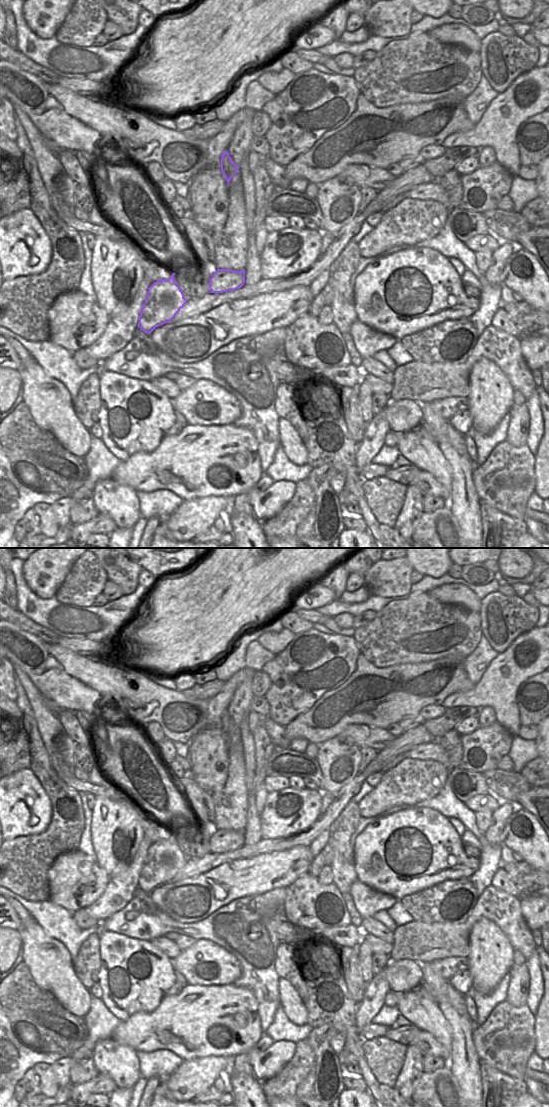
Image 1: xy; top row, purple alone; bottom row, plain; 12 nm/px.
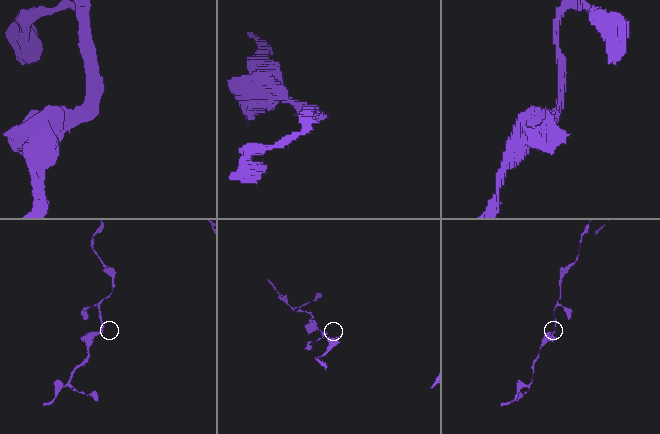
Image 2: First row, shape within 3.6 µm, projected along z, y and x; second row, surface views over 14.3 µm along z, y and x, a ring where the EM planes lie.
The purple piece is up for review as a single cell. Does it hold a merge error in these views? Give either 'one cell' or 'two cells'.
two cells

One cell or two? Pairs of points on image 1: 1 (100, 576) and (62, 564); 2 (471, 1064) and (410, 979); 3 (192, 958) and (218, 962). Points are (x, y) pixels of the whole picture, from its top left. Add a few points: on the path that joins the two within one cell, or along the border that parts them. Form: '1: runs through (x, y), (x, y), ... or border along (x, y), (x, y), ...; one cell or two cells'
1: border along (78, 558), (59, 587); two cells
2: border along (417, 963), (422, 972), (423, 980); two cells
3: runs through (198, 959), (212, 960); one cell

